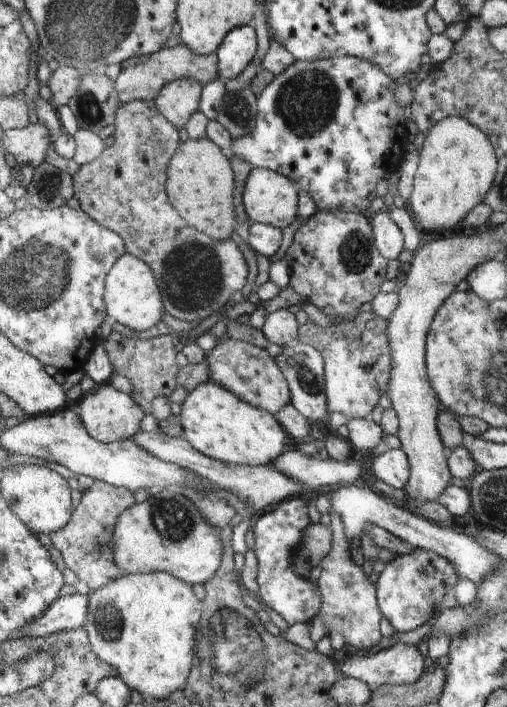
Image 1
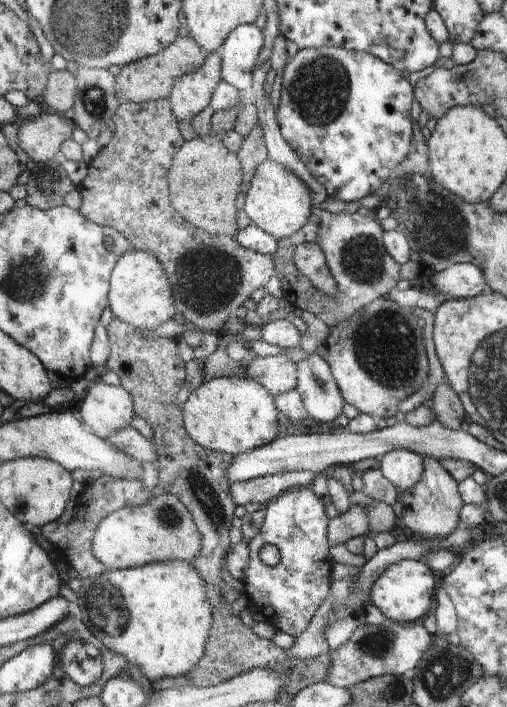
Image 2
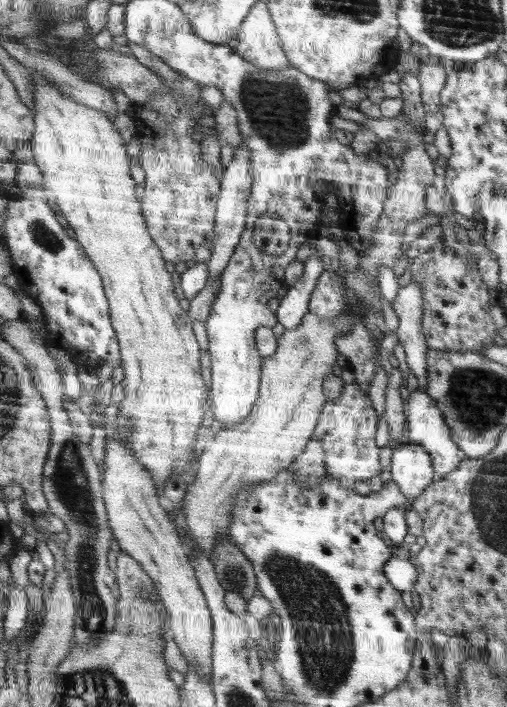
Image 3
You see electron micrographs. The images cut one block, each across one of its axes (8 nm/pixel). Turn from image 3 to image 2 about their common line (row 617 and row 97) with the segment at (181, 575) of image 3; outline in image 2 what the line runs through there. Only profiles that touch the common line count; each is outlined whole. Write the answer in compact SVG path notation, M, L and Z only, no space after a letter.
M220 51L209 53L206 64L176 82L172 90L171 109L176 118L192 120L211 104L211 97L220 82Z

